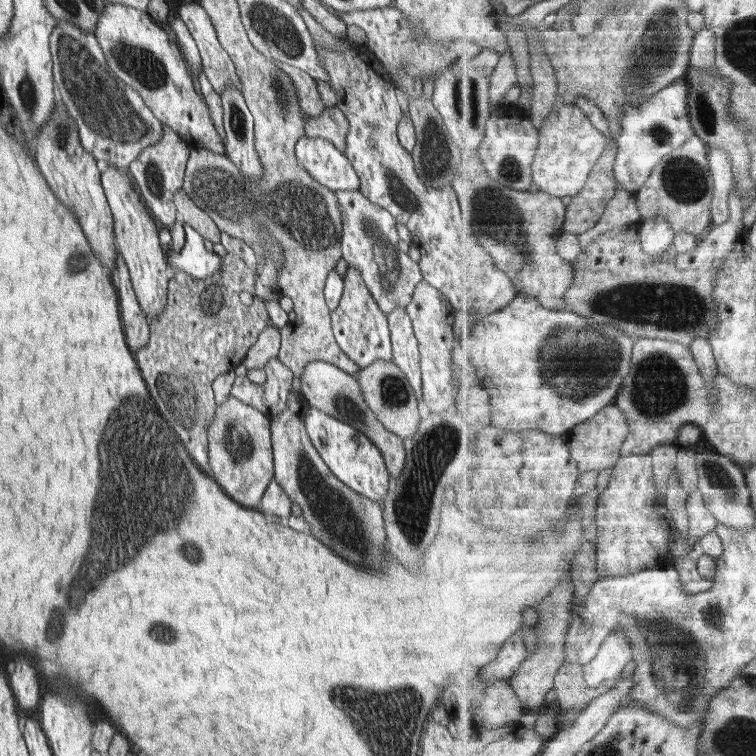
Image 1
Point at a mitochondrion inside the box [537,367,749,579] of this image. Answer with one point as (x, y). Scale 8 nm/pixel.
(717, 477)

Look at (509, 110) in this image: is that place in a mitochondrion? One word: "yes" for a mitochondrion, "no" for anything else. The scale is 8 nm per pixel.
no

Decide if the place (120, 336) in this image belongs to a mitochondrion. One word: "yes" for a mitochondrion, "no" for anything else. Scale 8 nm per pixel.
no

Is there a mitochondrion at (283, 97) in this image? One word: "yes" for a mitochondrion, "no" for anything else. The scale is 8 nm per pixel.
yes

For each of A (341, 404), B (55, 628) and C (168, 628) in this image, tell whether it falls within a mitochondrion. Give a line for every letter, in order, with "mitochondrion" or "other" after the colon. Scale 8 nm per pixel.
A: mitochondrion
B: mitochondrion
C: mitochondrion

